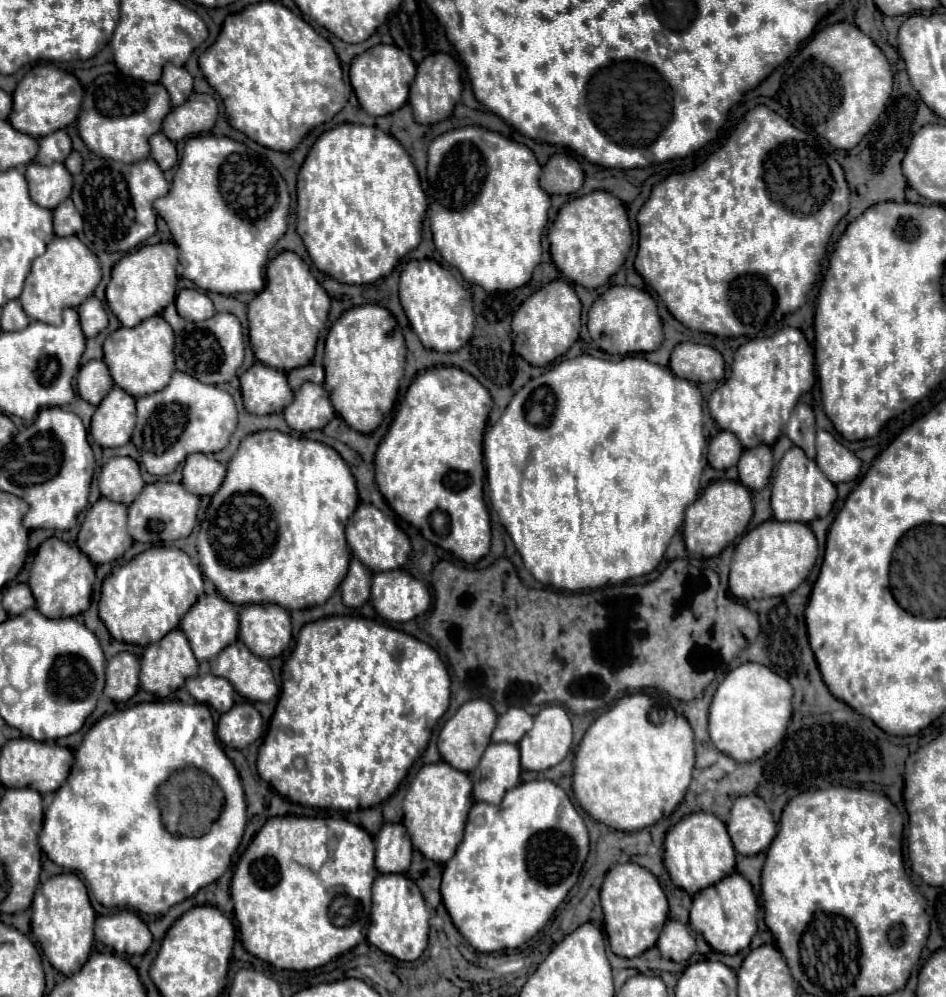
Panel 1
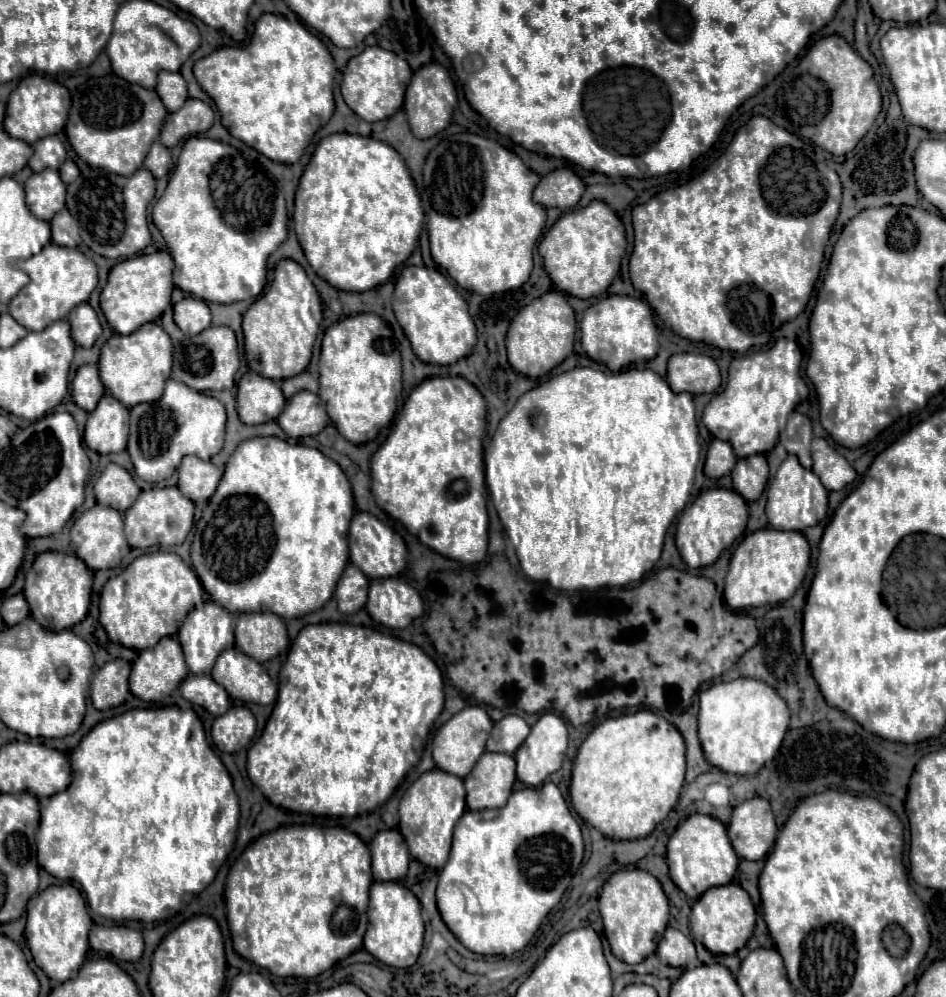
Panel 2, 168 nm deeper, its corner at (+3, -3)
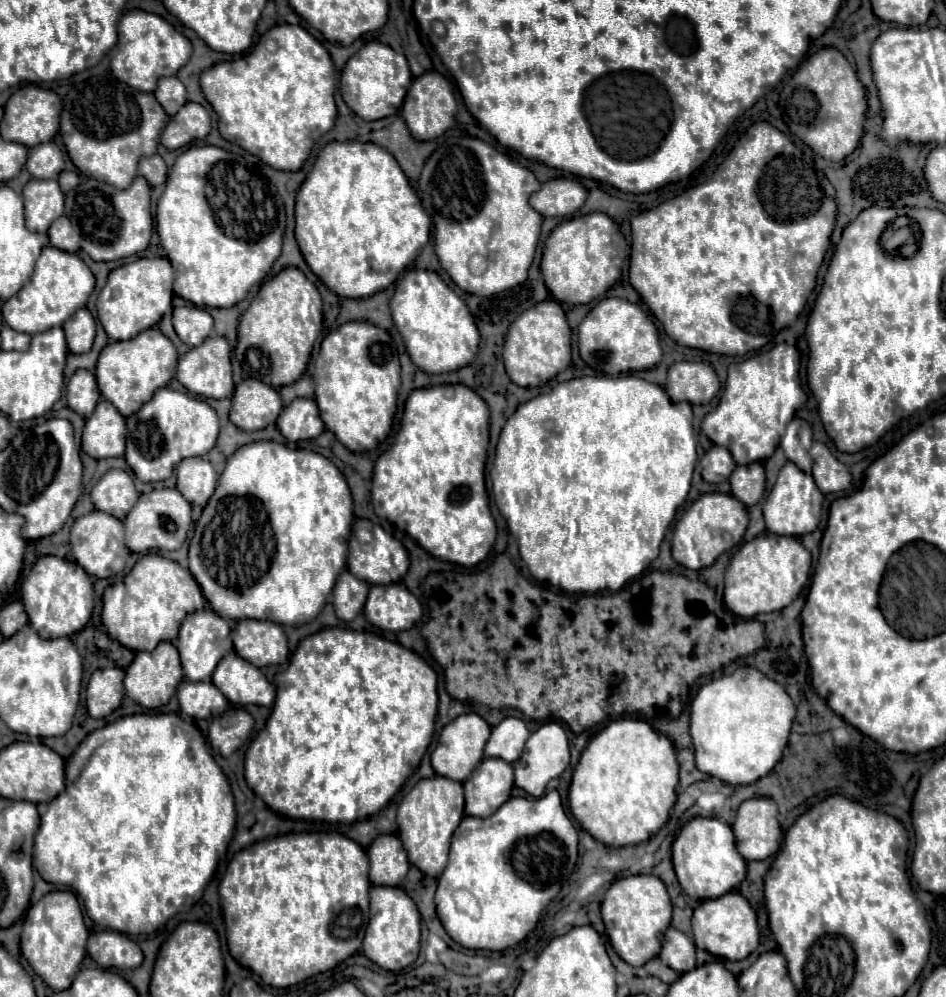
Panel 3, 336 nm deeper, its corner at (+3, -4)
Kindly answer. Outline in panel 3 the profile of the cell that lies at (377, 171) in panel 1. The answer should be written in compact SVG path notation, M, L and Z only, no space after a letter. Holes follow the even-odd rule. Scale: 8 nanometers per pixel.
M328 142L322 152L318 154L310 174L306 176L304 184L300 186L298 194L296 194L296 222L298 222L298 246L302 250L302 256L306 260L306 264L310 266L310 270L338 296L346 296L346 298L368 298L384 288L388 288L400 270L404 270L408 264L412 264L412 260L416 258L418 250L428 242L430 238L430 216L424 212L416 192L412 190L412 186L408 184L408 178L404 176L402 168L398 166L396 158L382 146L376 146L372 142Z

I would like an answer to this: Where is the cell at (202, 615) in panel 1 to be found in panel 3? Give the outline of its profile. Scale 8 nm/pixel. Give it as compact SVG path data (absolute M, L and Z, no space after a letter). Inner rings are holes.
M198 610L192 612L184 618L182 626L180 626L180 634L176 638L176 646L182 658L182 668L184 668L184 676L192 682L200 682L200 680L210 680L216 664L220 662L220 658L224 654L228 654L232 650L232 640L230 640L230 624L226 618L222 618L220 614L212 612L212 610Z

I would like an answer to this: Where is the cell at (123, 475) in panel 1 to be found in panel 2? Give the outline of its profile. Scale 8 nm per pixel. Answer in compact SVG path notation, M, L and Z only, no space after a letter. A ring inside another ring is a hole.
M110 463L94 483L96 501L120 513L124 513L126 509L130 509L130 505L134 505L138 493L140 487L134 483L132 475L116 463Z

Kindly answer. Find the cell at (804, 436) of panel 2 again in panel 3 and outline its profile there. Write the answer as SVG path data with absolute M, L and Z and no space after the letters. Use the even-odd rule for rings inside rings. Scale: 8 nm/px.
M794 417L786 427L786 432L782 436L782 450L786 454L788 460L792 460L802 472L811 473L812 458L810 458L809 450L804 446L811 446L813 442L812 431L810 425L803 419ZM798 430L800 430L800 438L798 438ZM802 444L805 444L802 446Z

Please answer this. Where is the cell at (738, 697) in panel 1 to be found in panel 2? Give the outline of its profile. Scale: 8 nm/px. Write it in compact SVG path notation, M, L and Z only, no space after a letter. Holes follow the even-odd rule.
M734 679L710 685L700 691L698 737L710 765L732 775L756 775L762 765L774 759L788 731L790 711L786 701L764 681Z

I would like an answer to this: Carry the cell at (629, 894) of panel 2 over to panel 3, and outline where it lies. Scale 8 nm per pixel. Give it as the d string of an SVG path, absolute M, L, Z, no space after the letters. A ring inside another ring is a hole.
M636 874L616 880L602 900L602 920L616 954L630 966L642 966L658 956L664 930L670 926L672 902L664 882L652 874Z

